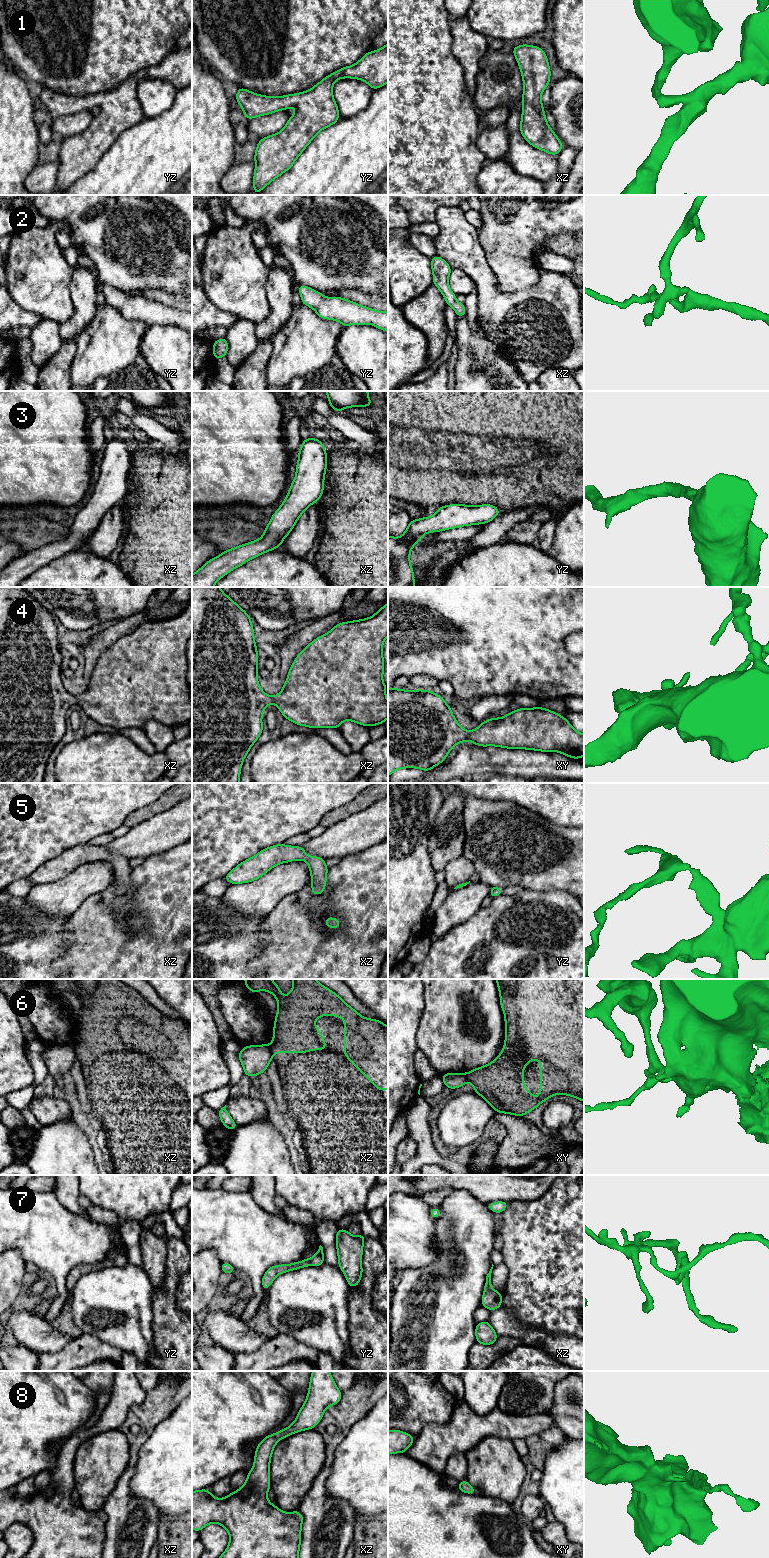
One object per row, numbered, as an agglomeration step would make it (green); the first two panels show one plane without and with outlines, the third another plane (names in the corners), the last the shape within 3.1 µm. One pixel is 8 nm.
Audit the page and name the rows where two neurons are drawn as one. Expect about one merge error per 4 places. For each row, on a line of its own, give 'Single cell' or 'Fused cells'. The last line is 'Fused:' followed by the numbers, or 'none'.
1: Single cell
2: Single cell
3: Single cell
4: Single cell
5: Single cell
6: Fused cells
7: Single cell
8: Single cell
Fused: 6

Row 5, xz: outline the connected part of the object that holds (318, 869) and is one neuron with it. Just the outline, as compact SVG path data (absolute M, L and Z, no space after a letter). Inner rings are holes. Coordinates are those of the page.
M284 843L261 850L254 857L243 861L231 870L224 880L231 884L248 883L262 877L270 869L281 863L305 860L311 873L313 895L320 895L326 887L328 867L325 859L308 856L302 846L287 846Z

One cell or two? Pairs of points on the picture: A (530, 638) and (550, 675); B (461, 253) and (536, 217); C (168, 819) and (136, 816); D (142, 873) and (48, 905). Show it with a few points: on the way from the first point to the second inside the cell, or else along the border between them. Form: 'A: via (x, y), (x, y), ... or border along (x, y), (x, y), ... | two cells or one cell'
A: via (530, 647), (530, 655), (541, 666) | one cell
B: border along (477, 230), (479, 242), (489, 265) | two cells
C: border along (172, 806), (130, 828) | two cells
D: border along (114, 877), (101, 892), (89, 896) | two cells

